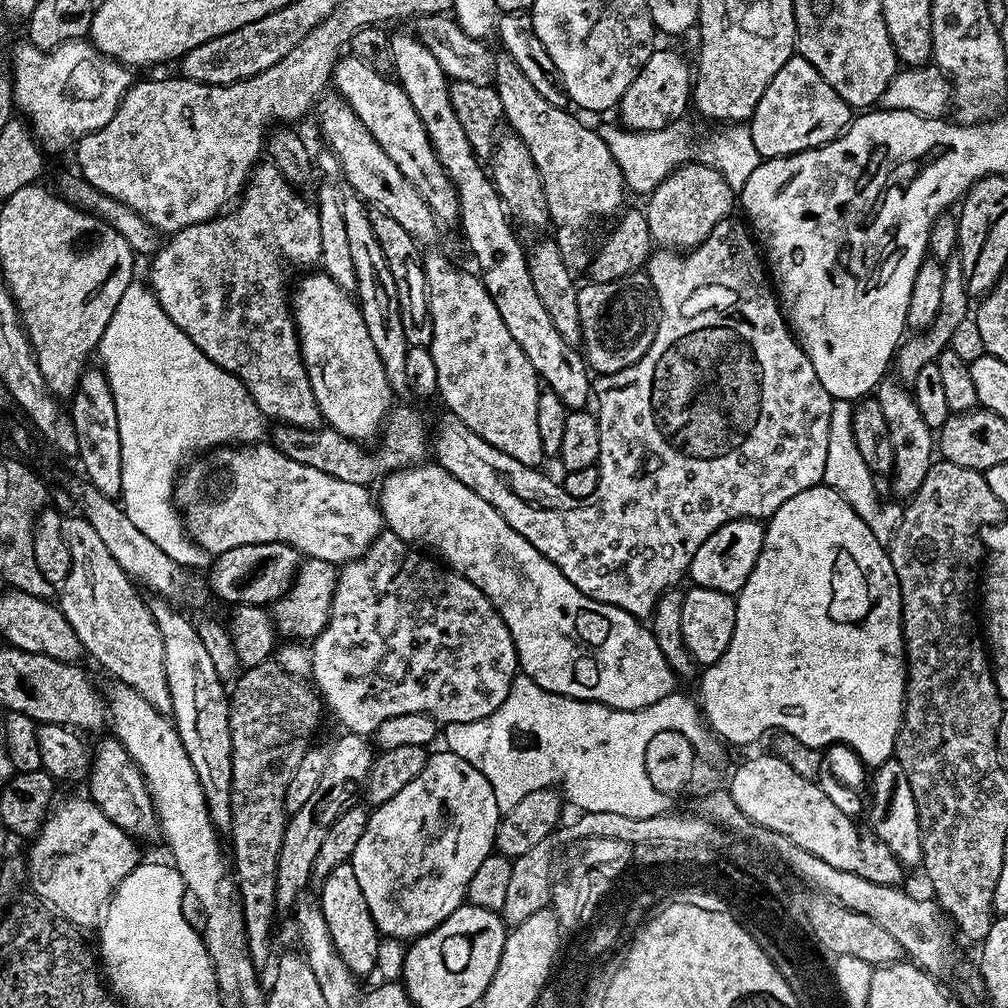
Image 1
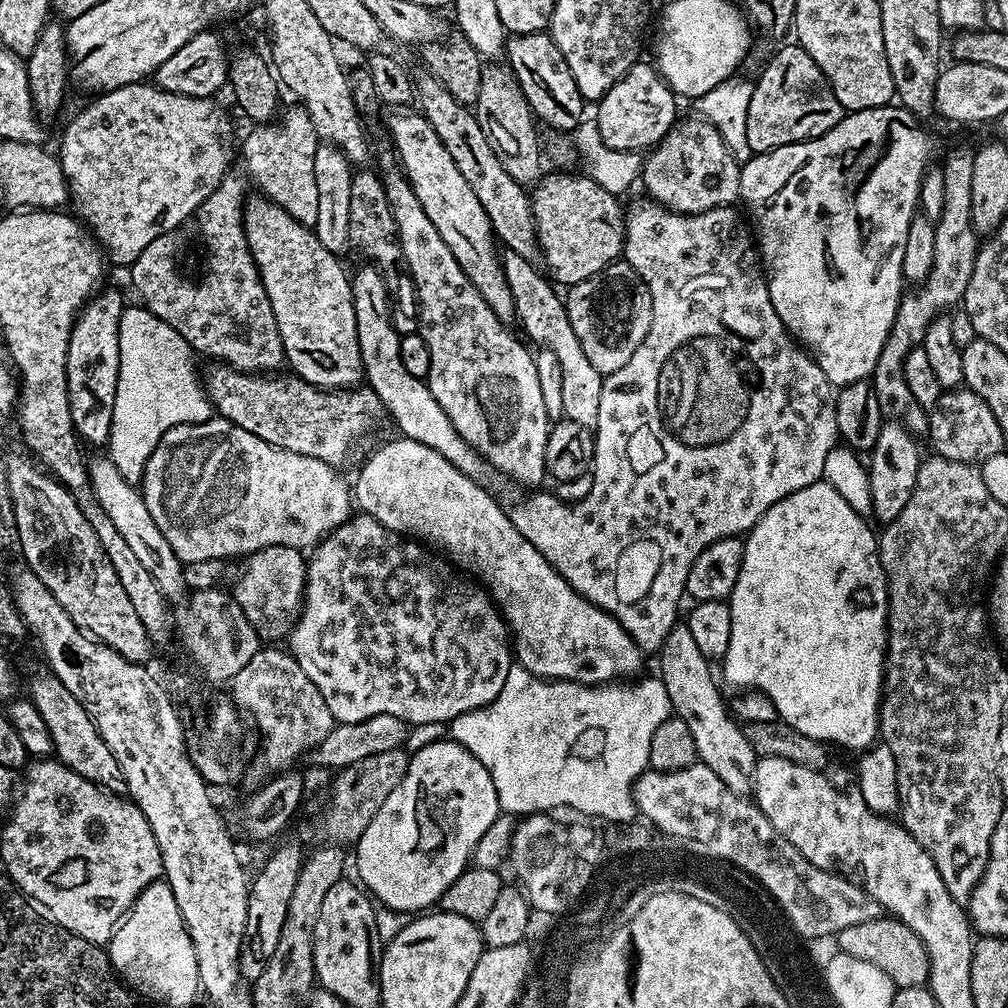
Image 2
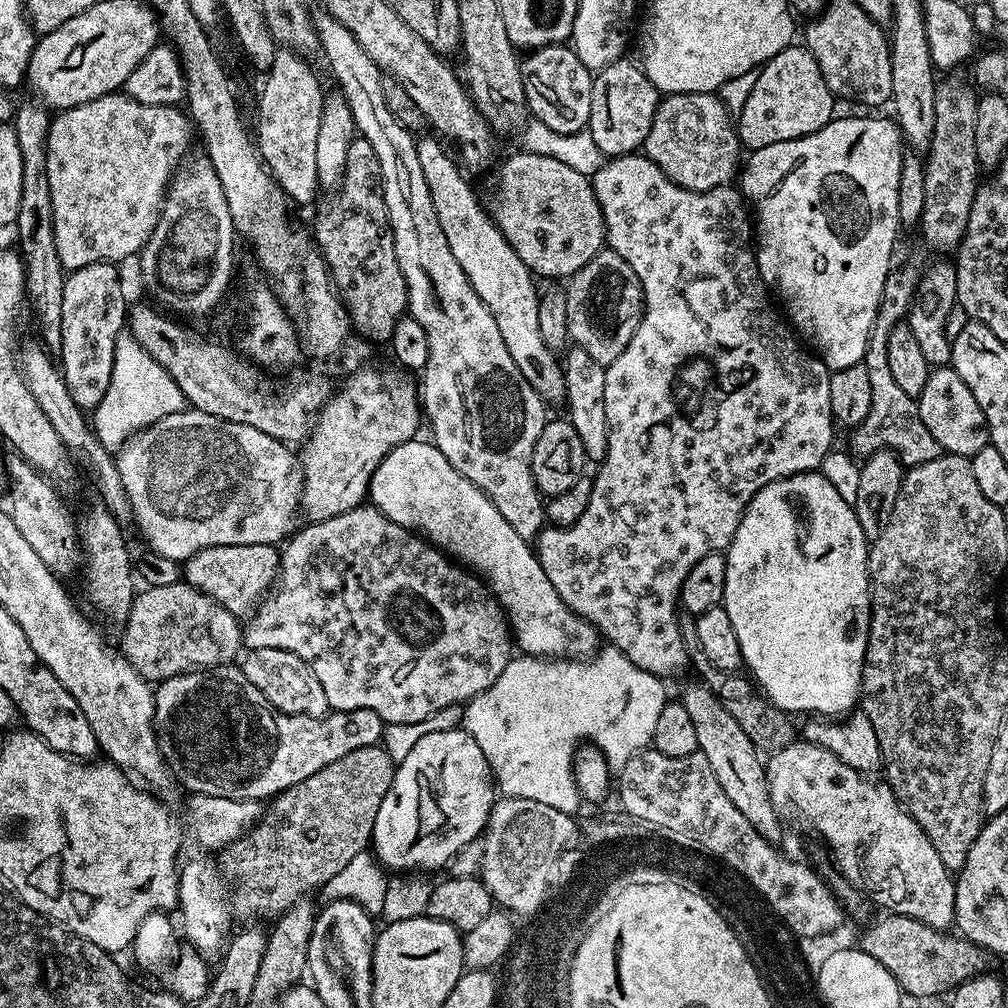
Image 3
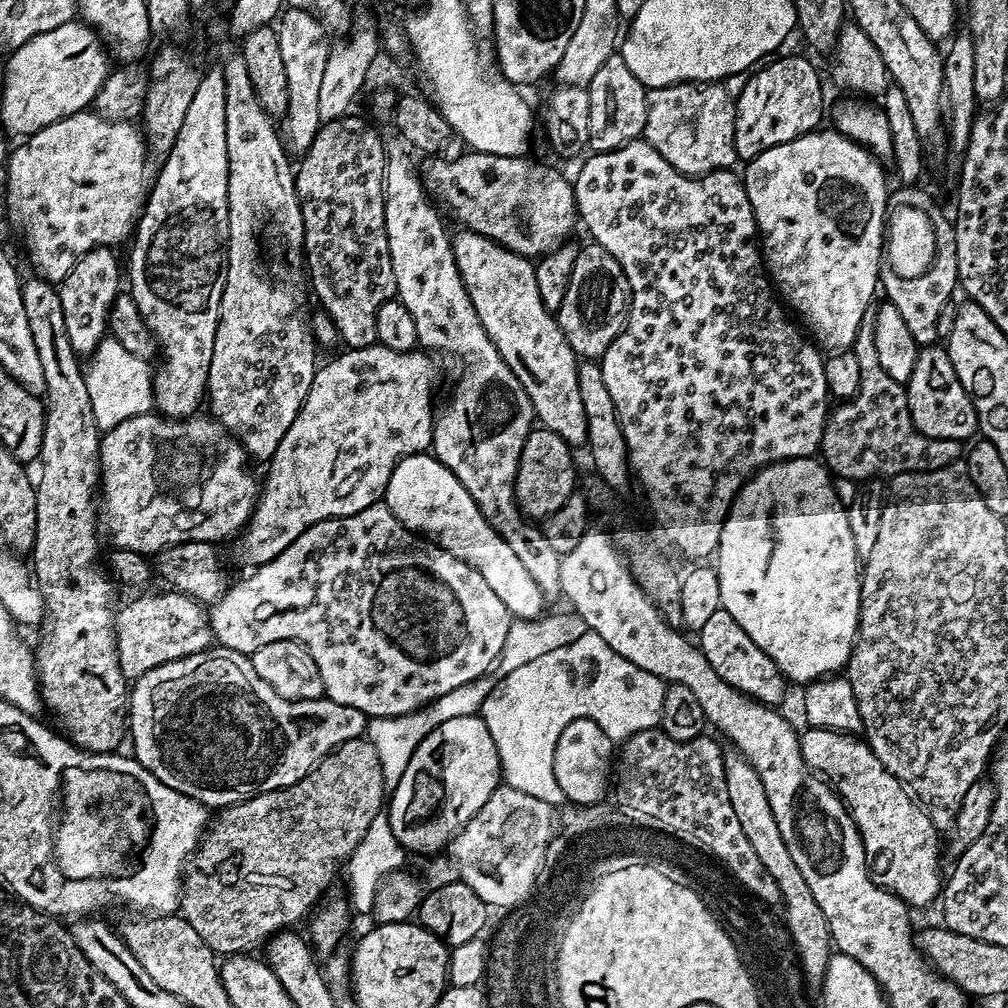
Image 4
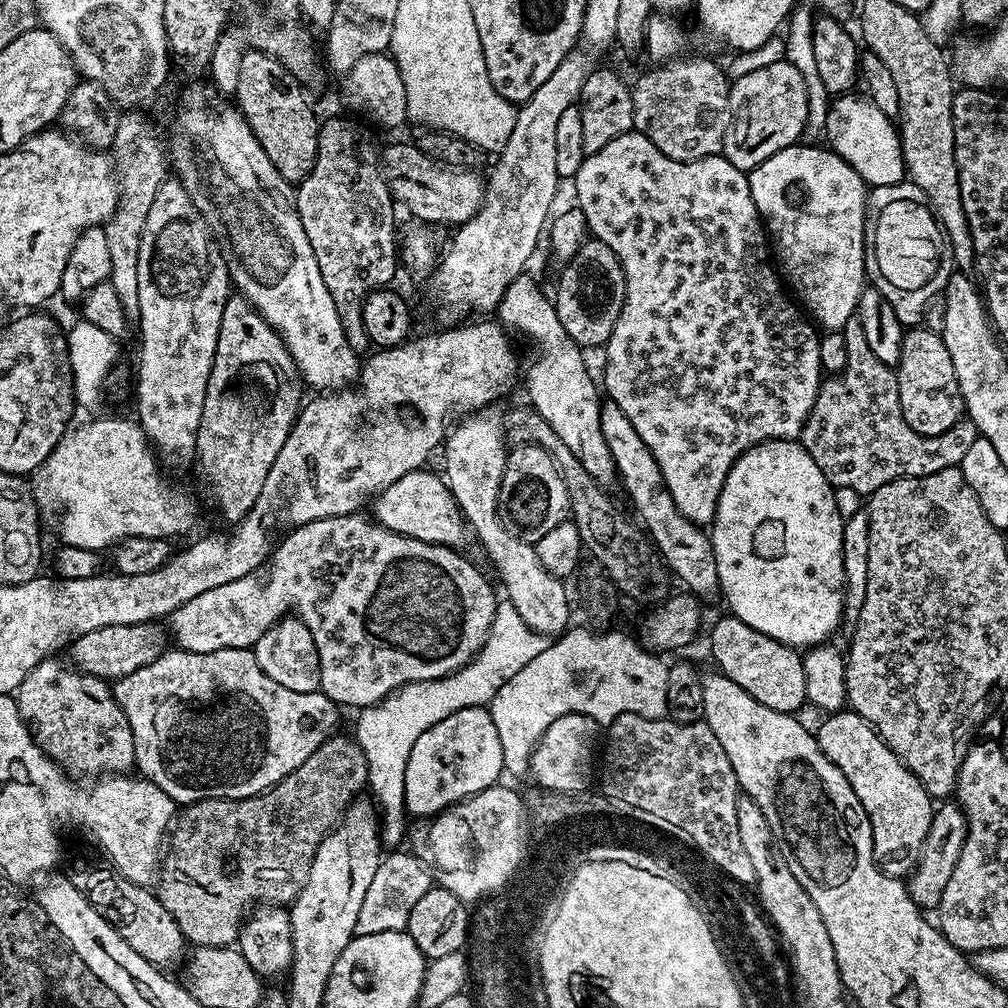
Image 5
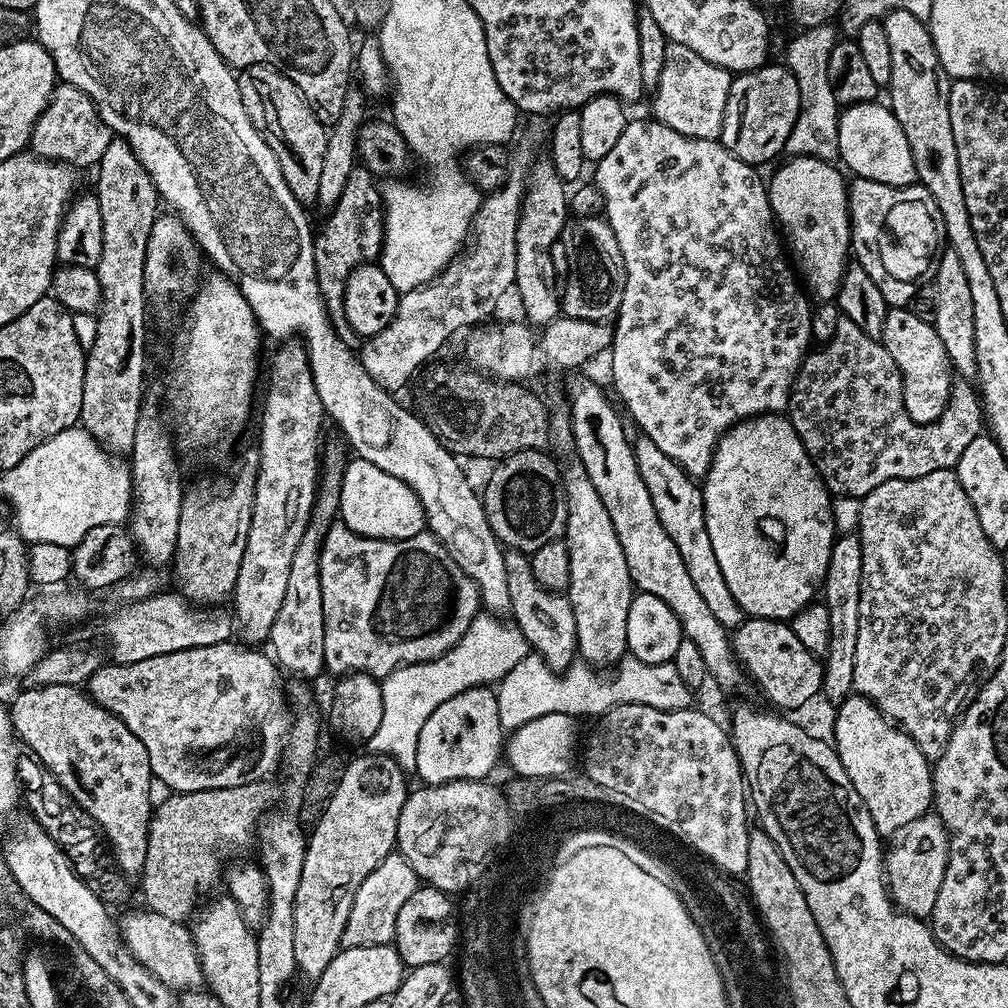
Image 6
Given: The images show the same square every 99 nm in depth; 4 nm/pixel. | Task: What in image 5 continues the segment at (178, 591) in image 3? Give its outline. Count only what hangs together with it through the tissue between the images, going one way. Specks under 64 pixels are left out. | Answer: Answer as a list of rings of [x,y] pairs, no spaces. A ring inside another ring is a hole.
[[[159,623],[131,624],[130,626],[104,626],[79,636],[69,645],[69,661],[79,670],[94,677],[102,677],[109,682],[115,681],[126,674],[132,674],[159,658],[166,650],[167,633]]]

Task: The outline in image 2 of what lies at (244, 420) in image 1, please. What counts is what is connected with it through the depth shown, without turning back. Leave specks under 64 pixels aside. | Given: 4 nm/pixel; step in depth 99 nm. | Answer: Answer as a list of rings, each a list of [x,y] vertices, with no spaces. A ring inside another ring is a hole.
[[[143,306],[125,307],[118,330],[118,350],[120,351],[120,373],[118,374],[118,394],[114,398],[114,422],[110,426],[110,438],[106,445],[106,455],[131,485],[139,485],[144,476],[144,467],[150,454],[166,434],[179,424],[197,424],[213,419],[214,409],[205,385],[196,377],[194,353],[190,345],[166,322],[150,314]]]

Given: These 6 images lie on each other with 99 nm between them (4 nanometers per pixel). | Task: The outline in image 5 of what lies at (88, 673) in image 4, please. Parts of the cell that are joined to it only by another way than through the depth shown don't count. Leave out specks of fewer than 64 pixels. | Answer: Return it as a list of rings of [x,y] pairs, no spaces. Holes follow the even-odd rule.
[[[49,658],[34,666],[14,693],[20,717],[32,731],[36,743],[65,772],[80,778],[131,773],[136,762],[134,734],[122,706],[118,706],[112,695],[109,681],[56,659],[60,658]]]

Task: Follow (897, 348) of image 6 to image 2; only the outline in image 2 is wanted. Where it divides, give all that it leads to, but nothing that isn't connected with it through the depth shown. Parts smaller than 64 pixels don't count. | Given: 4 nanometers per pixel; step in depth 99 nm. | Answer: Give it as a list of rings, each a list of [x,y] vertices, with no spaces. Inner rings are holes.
[[[969,388],[949,389],[941,393],[936,409],[929,413],[929,438],[937,455],[964,463],[979,464],[1006,446],[1002,428],[990,406]]]

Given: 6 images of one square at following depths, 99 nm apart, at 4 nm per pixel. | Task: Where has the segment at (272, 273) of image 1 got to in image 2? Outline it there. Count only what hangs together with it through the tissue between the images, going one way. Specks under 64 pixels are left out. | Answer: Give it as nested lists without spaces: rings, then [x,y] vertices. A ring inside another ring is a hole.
[[[303,106],[295,107],[284,108],[275,122],[252,128],[253,132],[244,140],[244,168],[263,195],[285,208],[298,222],[315,226],[318,222],[318,181],[314,178],[314,154],[318,137],[308,111]],[[235,174],[229,175],[225,183],[202,202],[202,206],[196,211],[194,223],[208,247],[208,269],[204,272],[204,280],[184,280],[184,272],[180,269],[179,235],[167,232],[130,265],[132,272],[132,288],[140,295],[139,303],[154,314],[166,326],[170,326],[178,335],[191,346],[193,353],[209,356],[212,362],[228,365],[229,368],[237,368],[239,372],[254,372],[268,374],[279,364],[285,363],[282,338],[278,334],[278,322],[274,322],[274,310],[270,306],[270,298],[260,281],[260,271],[256,263],[252,261],[252,255],[248,249],[248,243],[244,237],[244,180]]]

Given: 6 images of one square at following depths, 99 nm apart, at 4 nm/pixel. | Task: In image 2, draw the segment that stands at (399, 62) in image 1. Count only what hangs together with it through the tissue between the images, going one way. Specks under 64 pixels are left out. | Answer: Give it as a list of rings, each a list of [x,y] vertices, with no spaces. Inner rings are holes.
[[[505,251],[502,256],[502,267],[506,282],[510,286],[510,294],[514,298],[516,320],[524,327],[523,335],[533,345],[545,344],[550,350],[554,350],[554,354],[558,354],[558,364],[562,366],[563,419],[573,420],[582,426],[595,429],[604,376],[598,370],[594,370],[594,366],[590,366],[590,358],[586,358],[586,353],[582,351],[582,342],[578,342],[578,334],[574,334],[574,326],[570,326],[570,318],[564,308],[561,293],[559,296],[555,292],[557,289],[533,261],[523,260],[518,254]]]

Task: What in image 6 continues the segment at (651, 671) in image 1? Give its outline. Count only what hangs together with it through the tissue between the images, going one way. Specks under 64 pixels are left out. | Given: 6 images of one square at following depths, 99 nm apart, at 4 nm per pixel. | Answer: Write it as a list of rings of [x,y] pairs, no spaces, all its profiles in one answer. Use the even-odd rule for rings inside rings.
[[[359,458],[349,459],[345,463],[338,516],[347,528],[359,536],[369,536],[375,540],[414,538],[426,528],[424,507],[418,494],[414,494],[406,482],[394,478],[394,474],[386,474],[386,470],[378,470],[374,462]]]

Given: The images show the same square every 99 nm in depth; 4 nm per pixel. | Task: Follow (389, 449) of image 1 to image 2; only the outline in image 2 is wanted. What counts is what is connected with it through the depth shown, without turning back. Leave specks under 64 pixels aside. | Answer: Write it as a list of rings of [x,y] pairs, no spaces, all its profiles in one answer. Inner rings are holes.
[[[217,363],[209,370],[208,380],[206,376],[208,399],[223,419],[250,430],[250,434],[258,434],[262,442],[270,442],[276,448],[318,458],[318,462],[326,462],[337,470],[343,469],[347,460],[359,461],[364,443],[386,420],[378,394],[367,386],[329,390],[315,388],[295,374],[288,374],[285,380],[276,375],[280,374],[239,372]]]

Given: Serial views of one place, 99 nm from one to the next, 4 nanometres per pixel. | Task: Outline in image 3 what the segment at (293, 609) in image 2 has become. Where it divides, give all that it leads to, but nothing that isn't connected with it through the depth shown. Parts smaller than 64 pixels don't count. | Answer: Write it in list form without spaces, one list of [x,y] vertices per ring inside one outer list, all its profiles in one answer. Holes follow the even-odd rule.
[[[275,544],[210,546],[206,550],[198,550],[183,561],[182,580],[217,600],[230,614],[247,618],[259,608],[261,600],[271,593],[280,575],[280,554],[281,549]]]

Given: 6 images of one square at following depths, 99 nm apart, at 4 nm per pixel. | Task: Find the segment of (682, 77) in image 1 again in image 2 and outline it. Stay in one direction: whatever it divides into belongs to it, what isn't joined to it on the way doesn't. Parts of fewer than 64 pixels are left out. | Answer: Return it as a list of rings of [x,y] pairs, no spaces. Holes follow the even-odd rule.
[[[638,62],[595,105],[594,119],[602,142],[610,150],[643,153],[651,150],[664,139],[672,125],[677,123],[678,97],[651,63]]]

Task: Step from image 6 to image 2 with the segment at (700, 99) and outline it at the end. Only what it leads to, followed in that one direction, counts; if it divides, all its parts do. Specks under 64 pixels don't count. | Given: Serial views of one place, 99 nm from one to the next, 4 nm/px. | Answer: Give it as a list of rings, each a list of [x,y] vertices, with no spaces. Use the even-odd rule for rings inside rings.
[[[681,119],[673,124],[642,164],[645,193],[663,208],[686,216],[726,208],[740,200],[740,164],[728,149],[724,135],[707,119],[699,119]]]

